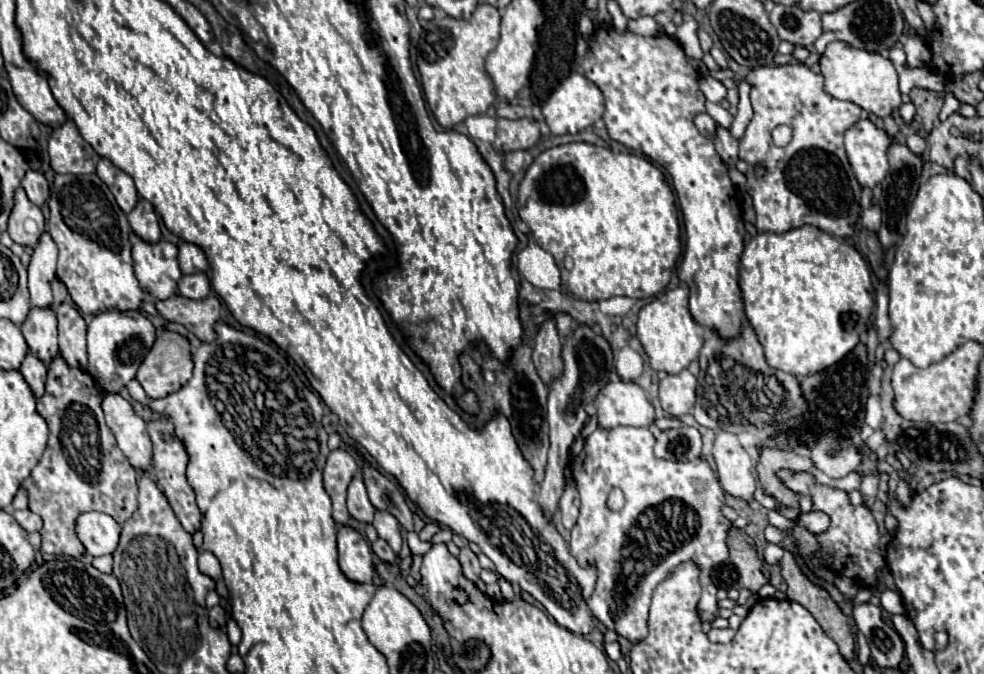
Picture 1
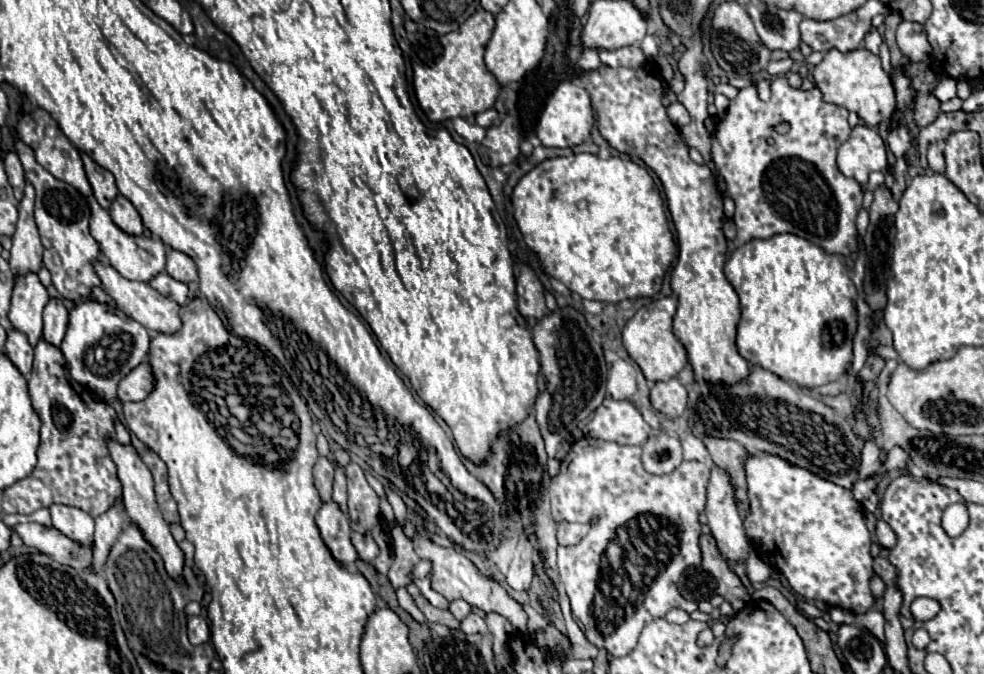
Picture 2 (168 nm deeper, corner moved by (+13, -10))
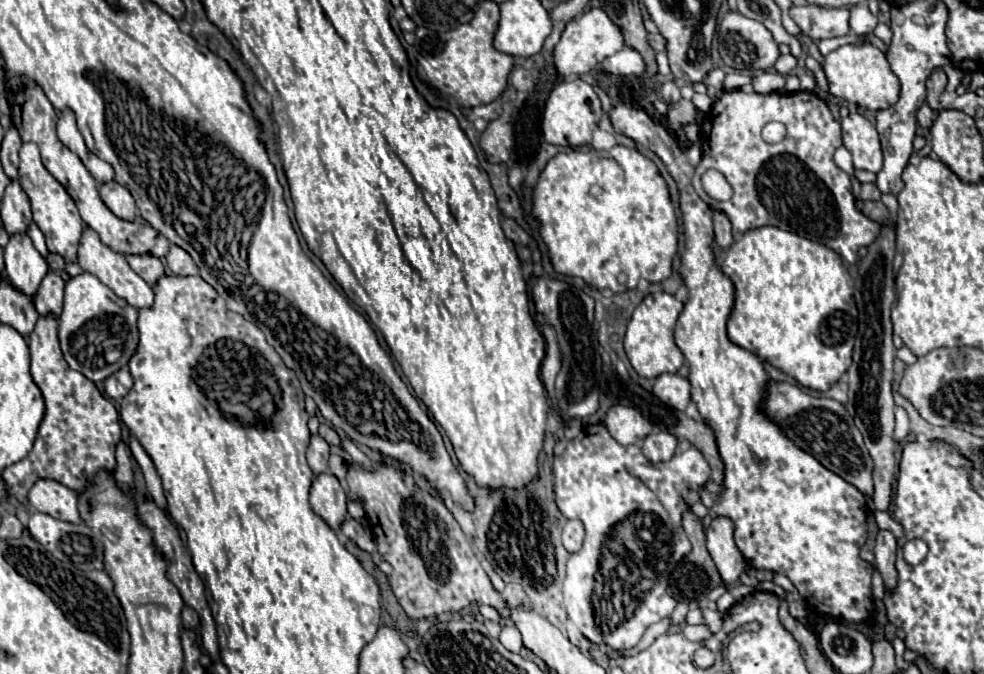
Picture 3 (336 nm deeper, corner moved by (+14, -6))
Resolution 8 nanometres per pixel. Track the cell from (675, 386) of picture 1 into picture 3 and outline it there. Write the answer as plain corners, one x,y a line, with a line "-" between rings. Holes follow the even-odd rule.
662,374
656,378
654,396
676,410
686,410
690,402
690,382
678,374

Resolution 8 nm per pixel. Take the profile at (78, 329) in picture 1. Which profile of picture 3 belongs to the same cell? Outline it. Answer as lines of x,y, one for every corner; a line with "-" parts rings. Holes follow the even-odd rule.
48,272
44,280
40,282
40,288
36,292
36,310
40,316
54,314
58,316
62,312
62,298
64,298
64,280
56,272

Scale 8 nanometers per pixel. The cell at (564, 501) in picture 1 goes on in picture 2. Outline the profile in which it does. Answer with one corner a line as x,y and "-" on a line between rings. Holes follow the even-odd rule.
569,522
557,524
557,540
559,540
561,546
577,544
587,532
589,532
587,524
569,524

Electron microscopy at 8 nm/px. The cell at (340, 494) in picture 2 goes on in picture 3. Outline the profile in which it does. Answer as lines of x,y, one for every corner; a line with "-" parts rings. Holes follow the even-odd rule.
332,454
330,460
328,460
328,468
330,468
330,472
332,472
340,482
344,480
344,476
346,476
346,462
344,462
340,456

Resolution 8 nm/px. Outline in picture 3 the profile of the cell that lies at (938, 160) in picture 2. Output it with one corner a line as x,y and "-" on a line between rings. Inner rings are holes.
924,102
924,106
918,110
918,122
920,122
922,128
930,128
932,126
932,120
934,120
934,112
928,106
928,102

